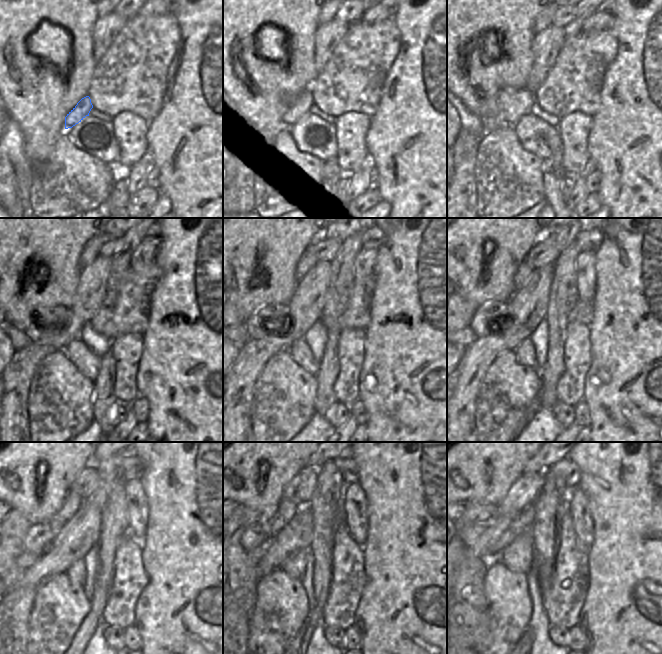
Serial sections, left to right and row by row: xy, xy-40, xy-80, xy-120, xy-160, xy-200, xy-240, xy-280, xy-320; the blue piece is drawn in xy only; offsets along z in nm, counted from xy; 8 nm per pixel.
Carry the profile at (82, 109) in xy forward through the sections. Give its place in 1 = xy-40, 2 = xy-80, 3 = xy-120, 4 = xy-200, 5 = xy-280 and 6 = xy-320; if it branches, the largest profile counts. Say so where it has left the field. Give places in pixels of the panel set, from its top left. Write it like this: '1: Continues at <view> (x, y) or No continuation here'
1: Continues at xy-40 (300, 104)
2: Continues at xy-80 (513, 104)
3: Continues at xy-120 (56, 326)
4: Continues at xy-200 (486, 315)
5: Continues at xy-280 (254, 536)
6: Continues at xy-320 (469, 534)

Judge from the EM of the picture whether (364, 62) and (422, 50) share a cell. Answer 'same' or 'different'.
different

